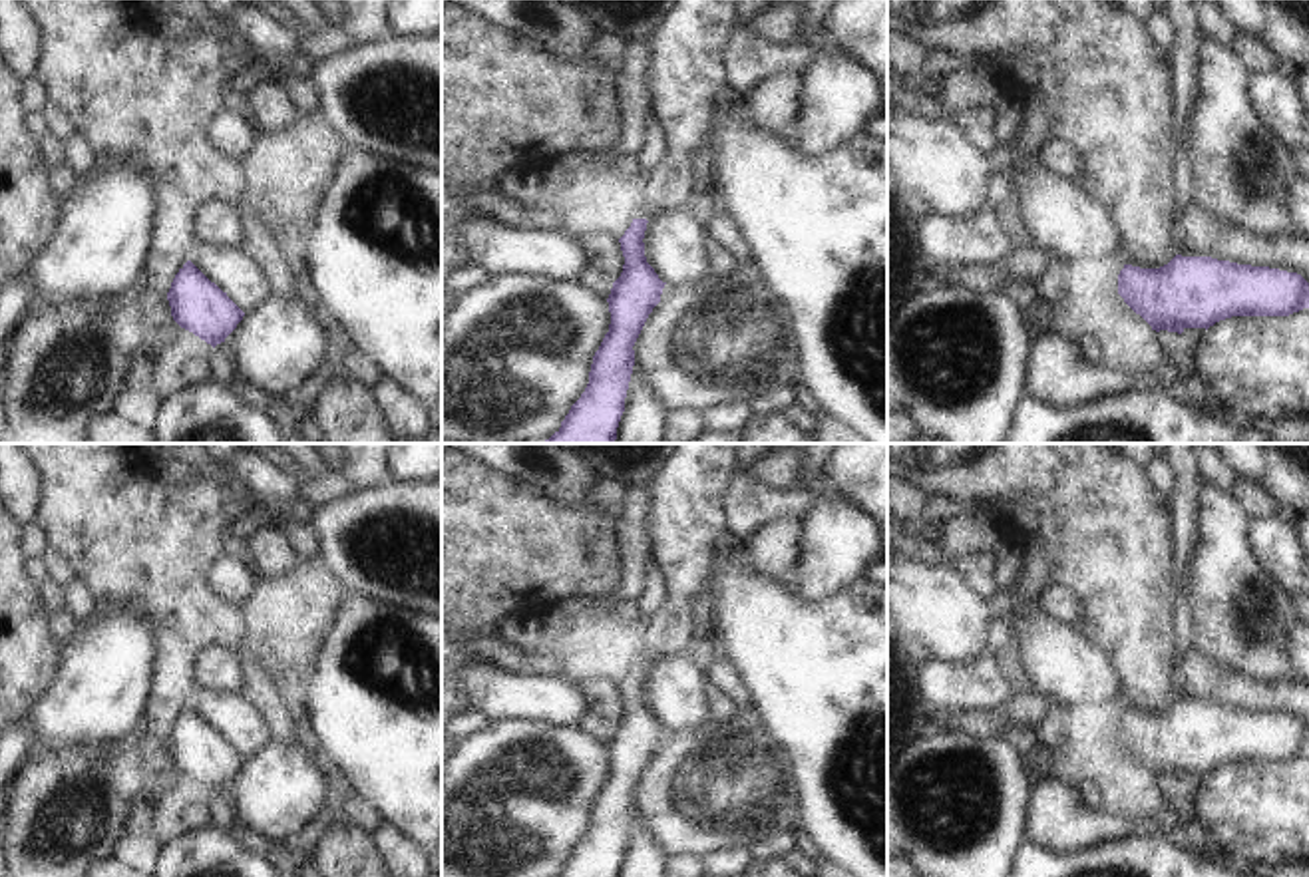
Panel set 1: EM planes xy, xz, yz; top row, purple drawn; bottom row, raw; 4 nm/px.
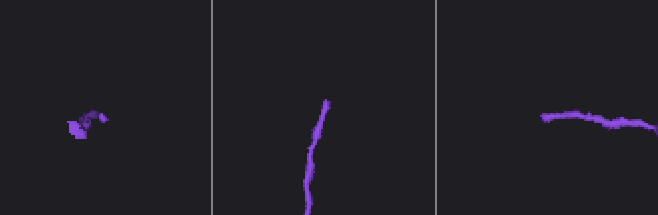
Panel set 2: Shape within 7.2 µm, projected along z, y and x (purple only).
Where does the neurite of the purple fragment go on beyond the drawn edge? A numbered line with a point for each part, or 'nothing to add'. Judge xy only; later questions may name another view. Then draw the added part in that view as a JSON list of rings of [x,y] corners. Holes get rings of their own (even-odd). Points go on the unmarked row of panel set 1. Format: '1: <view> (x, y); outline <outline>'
nothing to add

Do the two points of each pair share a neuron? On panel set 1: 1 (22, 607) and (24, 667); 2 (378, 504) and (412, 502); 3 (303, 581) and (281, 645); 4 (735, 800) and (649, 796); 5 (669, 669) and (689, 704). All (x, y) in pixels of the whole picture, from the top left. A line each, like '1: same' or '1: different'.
1: same
2: same
3: same
4: same
5: same

